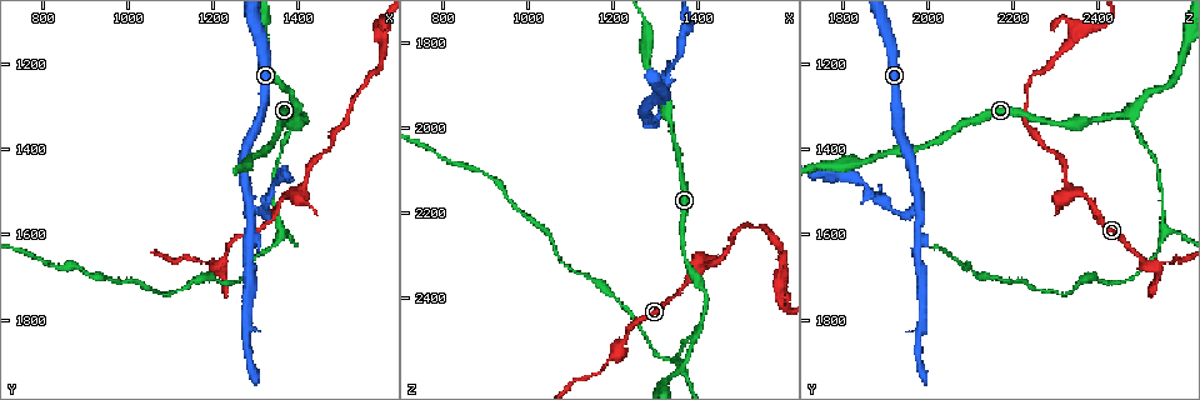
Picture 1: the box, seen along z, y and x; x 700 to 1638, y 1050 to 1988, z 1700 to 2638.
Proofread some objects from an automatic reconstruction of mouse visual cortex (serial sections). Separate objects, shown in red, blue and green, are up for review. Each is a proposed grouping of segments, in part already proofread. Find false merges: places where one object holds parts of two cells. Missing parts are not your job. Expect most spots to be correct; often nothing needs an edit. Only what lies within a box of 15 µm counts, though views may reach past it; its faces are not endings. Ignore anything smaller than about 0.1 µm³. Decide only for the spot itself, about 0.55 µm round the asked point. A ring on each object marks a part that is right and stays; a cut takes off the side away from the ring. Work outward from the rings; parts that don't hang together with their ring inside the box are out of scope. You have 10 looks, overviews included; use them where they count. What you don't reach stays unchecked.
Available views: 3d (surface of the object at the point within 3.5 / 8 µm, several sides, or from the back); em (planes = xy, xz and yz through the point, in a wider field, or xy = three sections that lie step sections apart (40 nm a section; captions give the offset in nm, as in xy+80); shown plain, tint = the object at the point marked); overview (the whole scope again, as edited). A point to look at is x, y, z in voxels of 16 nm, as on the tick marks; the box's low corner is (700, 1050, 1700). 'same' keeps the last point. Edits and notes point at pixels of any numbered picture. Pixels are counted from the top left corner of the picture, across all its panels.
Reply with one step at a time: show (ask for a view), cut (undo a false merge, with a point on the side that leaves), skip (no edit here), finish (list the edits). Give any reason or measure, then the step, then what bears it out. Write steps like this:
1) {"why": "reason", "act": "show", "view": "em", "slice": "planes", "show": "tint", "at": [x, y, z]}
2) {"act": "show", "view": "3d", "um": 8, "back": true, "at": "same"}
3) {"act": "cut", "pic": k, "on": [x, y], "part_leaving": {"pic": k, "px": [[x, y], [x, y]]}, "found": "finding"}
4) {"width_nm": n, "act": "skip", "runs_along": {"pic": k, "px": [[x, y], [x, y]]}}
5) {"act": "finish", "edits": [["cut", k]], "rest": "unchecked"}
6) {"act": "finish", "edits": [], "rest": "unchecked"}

{"why": "three arms meet", "act": "show", "view": "3d", "um": 3.5, "at": [1395, 1320, 2470]}

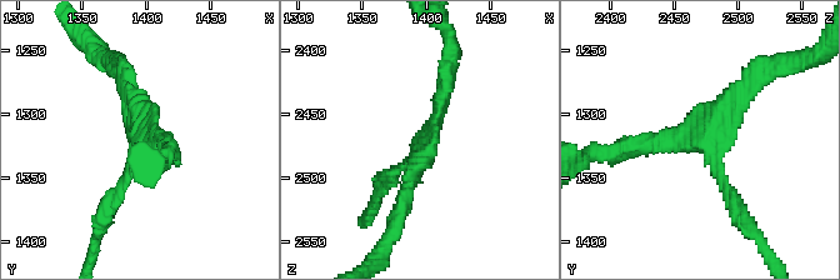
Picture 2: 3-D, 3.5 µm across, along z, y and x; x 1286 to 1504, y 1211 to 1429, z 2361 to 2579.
{"arms": 3, "arm_widths_nm": [150, 200, 250], "act": "show", "view": "em", "slice": "xy", "step": 1, "show": "tint", "at": [1396, 1322, 2474]}

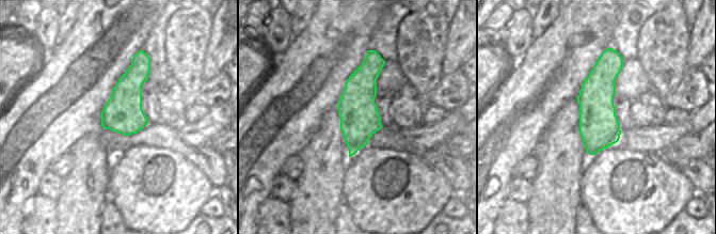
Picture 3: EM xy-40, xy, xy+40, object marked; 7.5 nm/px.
{"act": "skip", "runs_along": {"pic": 3, "px": [[609, 50], [597, 92], [591, 152]]}, "found": "continuous, no second cell"}

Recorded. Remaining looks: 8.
{"why": "sudden change in width", "act": "show", "view": "3d", "um": 3.5, "back": true, "at": [1190, 1670, 2555]}

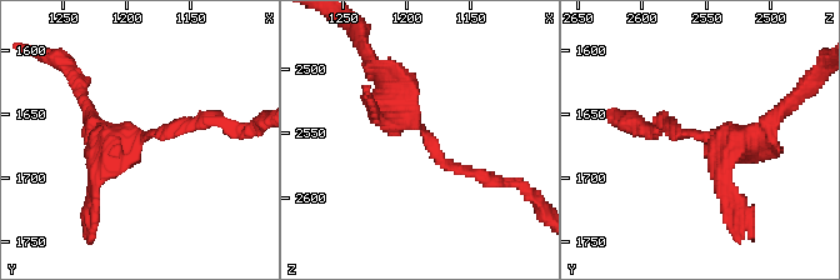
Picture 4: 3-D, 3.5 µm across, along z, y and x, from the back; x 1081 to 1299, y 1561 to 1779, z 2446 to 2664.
{"act": "show", "view": "em", "slice": "xy", "step": 2, "show": "plain", "at": [1188, 1668, 2550]}

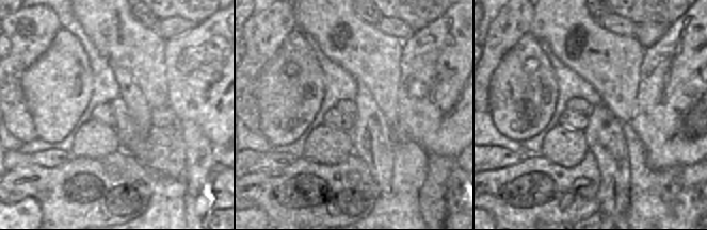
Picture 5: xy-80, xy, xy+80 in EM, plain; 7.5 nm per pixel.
{"why": "with the object marked", "act": "show", "view": "em", "slice": "xy", "step": 2, "show": "tint", "at": "same"}

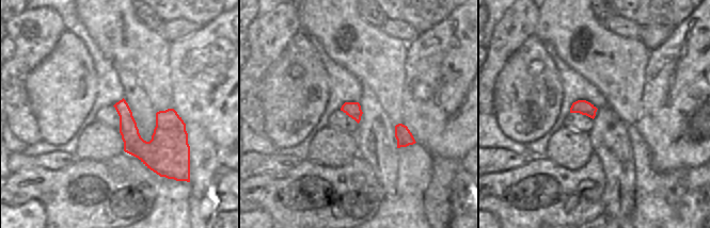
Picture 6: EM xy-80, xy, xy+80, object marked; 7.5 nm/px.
{"act": "skip", "found": "continuous, no second cell"}

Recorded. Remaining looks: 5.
{"why": "thick turns thin", "act": "show", "view": "3d", "um": 3.5, "at": [1335, 1640, 2535]}

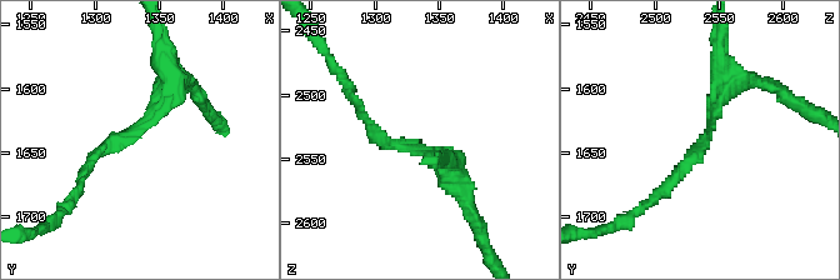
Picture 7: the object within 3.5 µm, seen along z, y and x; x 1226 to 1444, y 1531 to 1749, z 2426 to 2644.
{"arm_widths_nm": [150, 350], "why": "now the EM", "act": "show", "view": "em", "slice": "xy", "step": 1, "show": "tint", "at": [1332, 1634, 2540]}

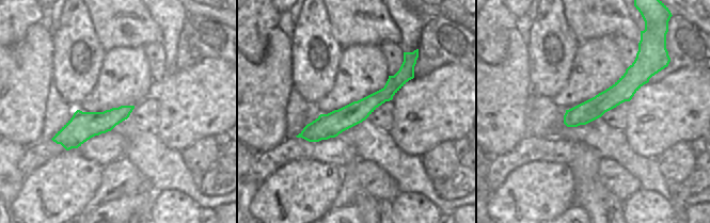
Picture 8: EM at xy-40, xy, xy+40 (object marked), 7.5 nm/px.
{"act": "skip", "runs_along": {"pic": 8, "px": [[409, 65], [361, 110], [302, 134]]}, "found": "all the same cell"}

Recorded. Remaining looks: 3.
{"act": "show", "view": "em", "slice": "xy", "step": 2, "show": "tint", "at": [1595, 1115, 2410]}

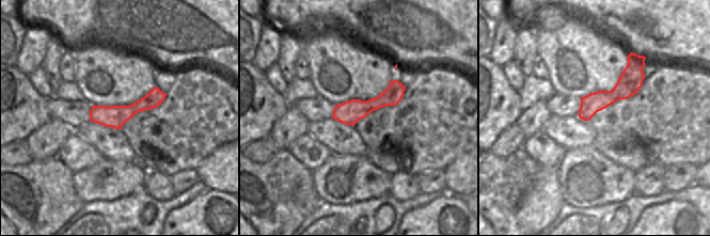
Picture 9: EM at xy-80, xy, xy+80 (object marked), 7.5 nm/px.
{"why": "wider look", "act": "show", "view": "3d", "um": 3.5, "at": "same"}

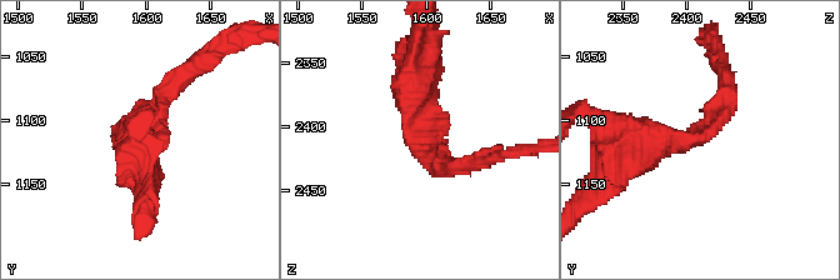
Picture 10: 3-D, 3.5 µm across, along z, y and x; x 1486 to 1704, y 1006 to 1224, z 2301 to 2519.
{"arm_widths_nm": [200, 400], "act": "skip", "found": "all the same cell"}

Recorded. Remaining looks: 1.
{"act": "finish", "edits": [], "rest": "unchecked"}

